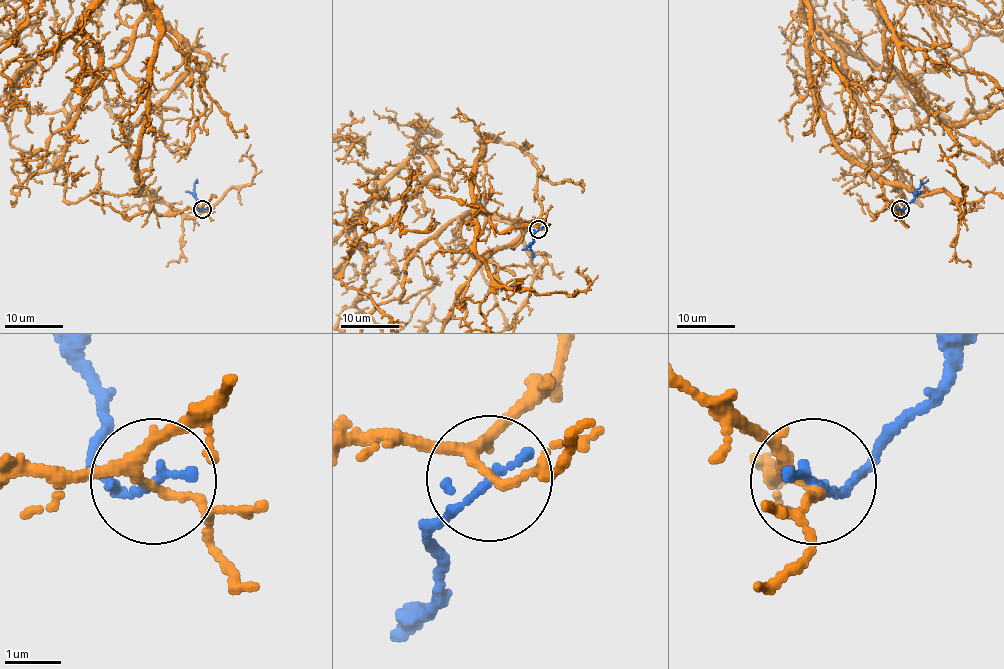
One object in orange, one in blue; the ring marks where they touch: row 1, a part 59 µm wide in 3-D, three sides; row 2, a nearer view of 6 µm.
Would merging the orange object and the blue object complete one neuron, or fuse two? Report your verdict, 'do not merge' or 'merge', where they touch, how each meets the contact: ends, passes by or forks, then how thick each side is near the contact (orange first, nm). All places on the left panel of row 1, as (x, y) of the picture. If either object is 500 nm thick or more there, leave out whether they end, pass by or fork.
do not merge; at (202, 209); orange forks there; blue passes by; 140 nm thick on the orange side, 130 nm on the other

